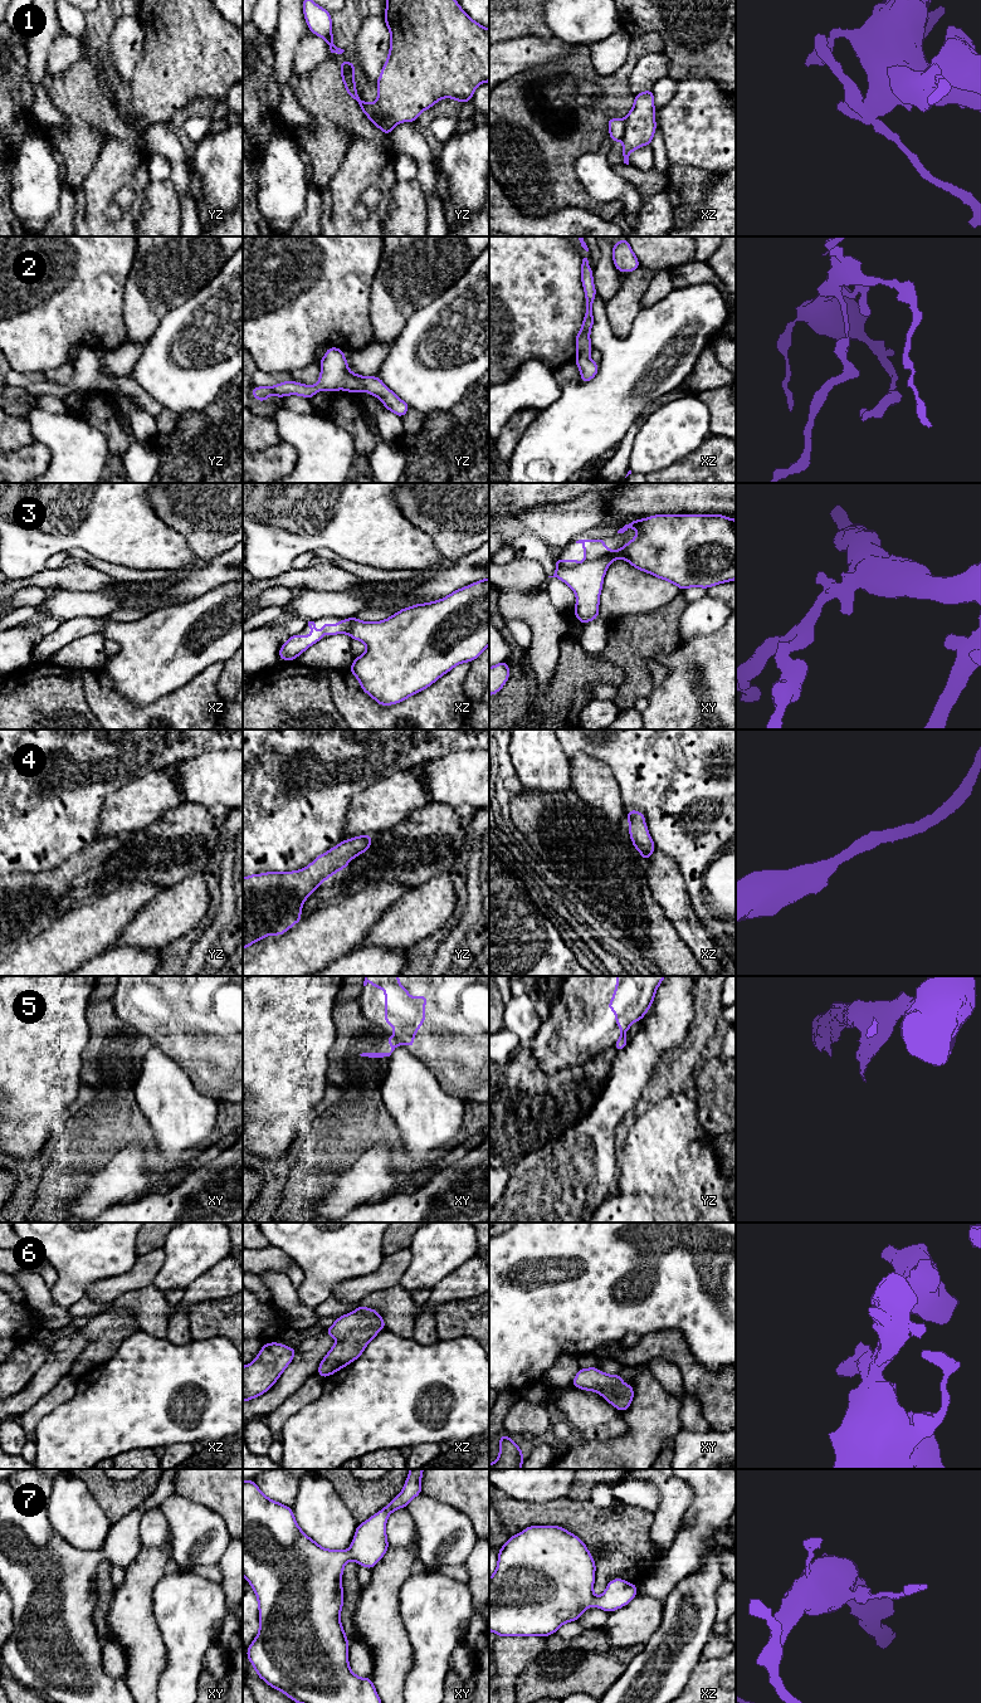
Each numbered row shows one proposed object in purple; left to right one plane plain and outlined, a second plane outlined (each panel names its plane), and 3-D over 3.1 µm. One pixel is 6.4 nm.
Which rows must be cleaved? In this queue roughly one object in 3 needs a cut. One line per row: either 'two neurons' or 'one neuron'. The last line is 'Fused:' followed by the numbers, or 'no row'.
1: two neurons
2: one neuron
3: two neurons
4: one neuron
5: two neurons
6: one neuron
7: one neuron
Fused: 1, 3, 5

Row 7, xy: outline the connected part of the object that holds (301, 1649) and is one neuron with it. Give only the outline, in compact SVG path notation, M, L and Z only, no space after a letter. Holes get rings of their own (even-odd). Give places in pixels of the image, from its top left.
M410 1469L400 1494L357 1526L347 1551L321 1547L299 1528L291 1507L265 1497L254 1480L243 1482L243 1576L253 1587L259 1609L259 1633L247 1649L247 1655L259 1678L296 1703L381 1703L372 1680L360 1678L350 1669L350 1643L340 1619L343 1605L342 1573L350 1560L371 1570L382 1558L389 1548L387 1517L421 1494L423 1472Z

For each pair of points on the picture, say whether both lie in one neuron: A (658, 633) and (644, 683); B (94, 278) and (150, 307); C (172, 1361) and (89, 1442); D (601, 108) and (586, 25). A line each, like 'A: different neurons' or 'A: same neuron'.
A: same neuron
B: different neurons
C: same neuron
D: different neurons

